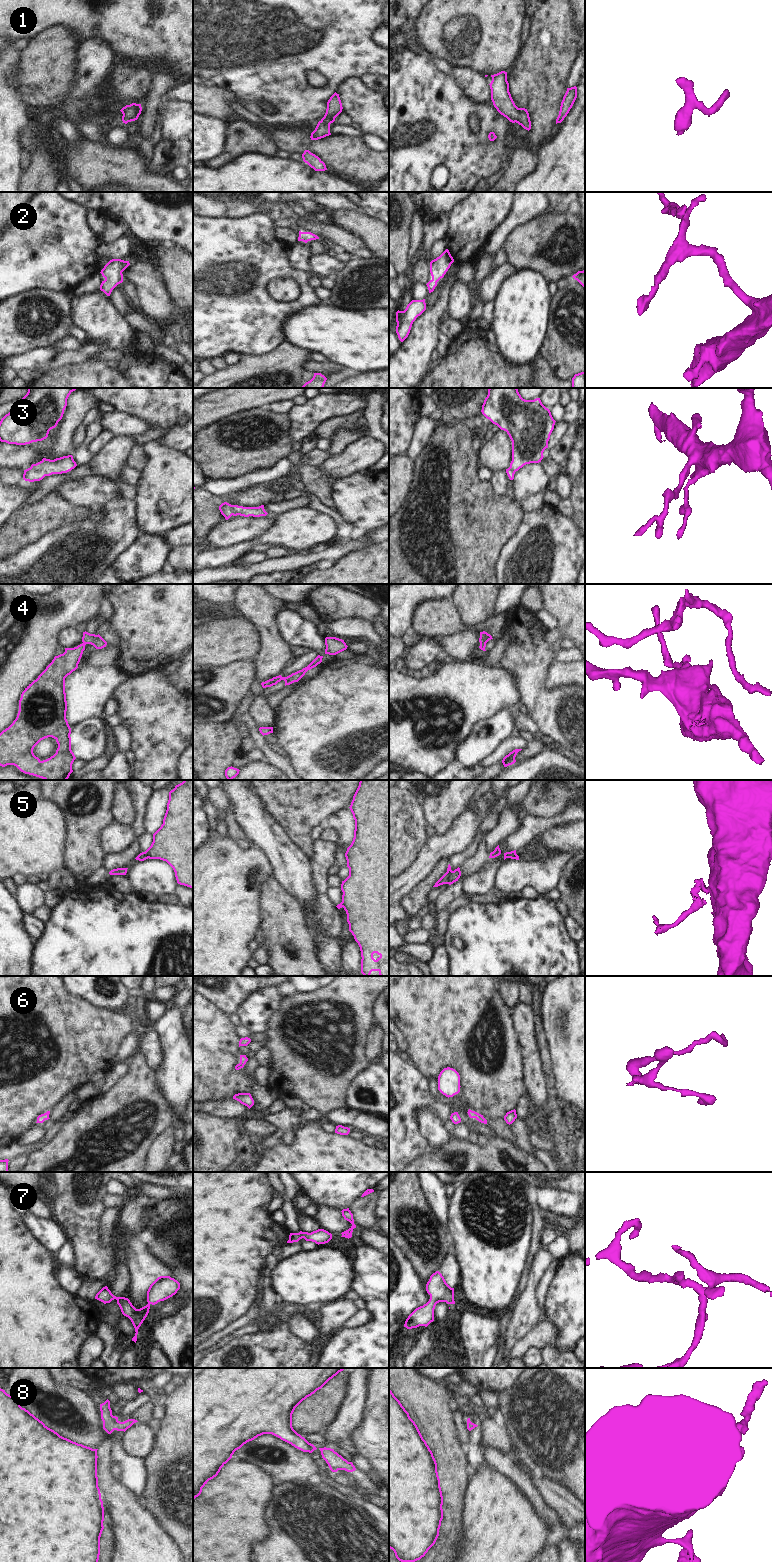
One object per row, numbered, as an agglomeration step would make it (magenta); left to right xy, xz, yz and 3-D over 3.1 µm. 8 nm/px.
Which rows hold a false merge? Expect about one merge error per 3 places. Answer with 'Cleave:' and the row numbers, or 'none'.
Cleave: 5

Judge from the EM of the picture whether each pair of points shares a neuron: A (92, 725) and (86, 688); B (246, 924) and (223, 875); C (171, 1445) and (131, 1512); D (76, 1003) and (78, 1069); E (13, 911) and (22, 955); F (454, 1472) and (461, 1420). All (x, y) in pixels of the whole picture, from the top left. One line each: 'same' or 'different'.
A: different
B: same
C: different
D: same
E: same
F: different

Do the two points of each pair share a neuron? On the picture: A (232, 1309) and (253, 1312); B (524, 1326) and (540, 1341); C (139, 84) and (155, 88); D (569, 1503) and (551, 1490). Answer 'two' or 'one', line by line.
A: two
B: two
C: two
D: one

